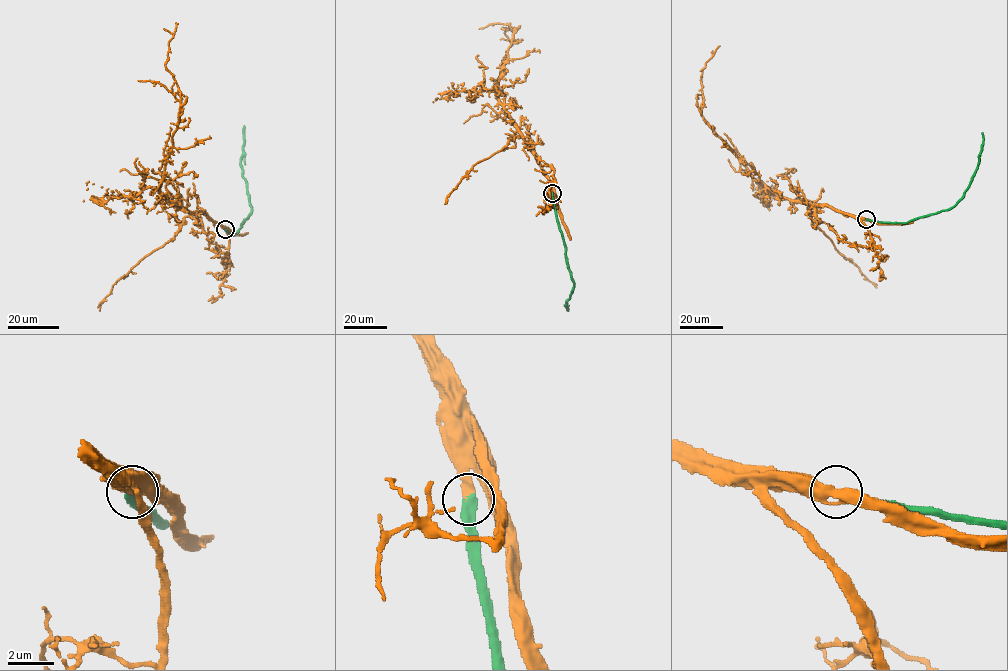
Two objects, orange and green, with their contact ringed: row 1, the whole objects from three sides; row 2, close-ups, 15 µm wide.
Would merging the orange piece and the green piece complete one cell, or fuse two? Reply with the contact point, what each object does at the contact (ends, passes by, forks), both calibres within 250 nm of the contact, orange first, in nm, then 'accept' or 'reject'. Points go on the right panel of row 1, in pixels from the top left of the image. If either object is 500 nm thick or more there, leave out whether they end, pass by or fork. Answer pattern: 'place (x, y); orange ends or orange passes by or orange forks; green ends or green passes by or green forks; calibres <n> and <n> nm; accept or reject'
place (866, 219); orange ends; green ends; calibres 320 and 320 nm; accept

